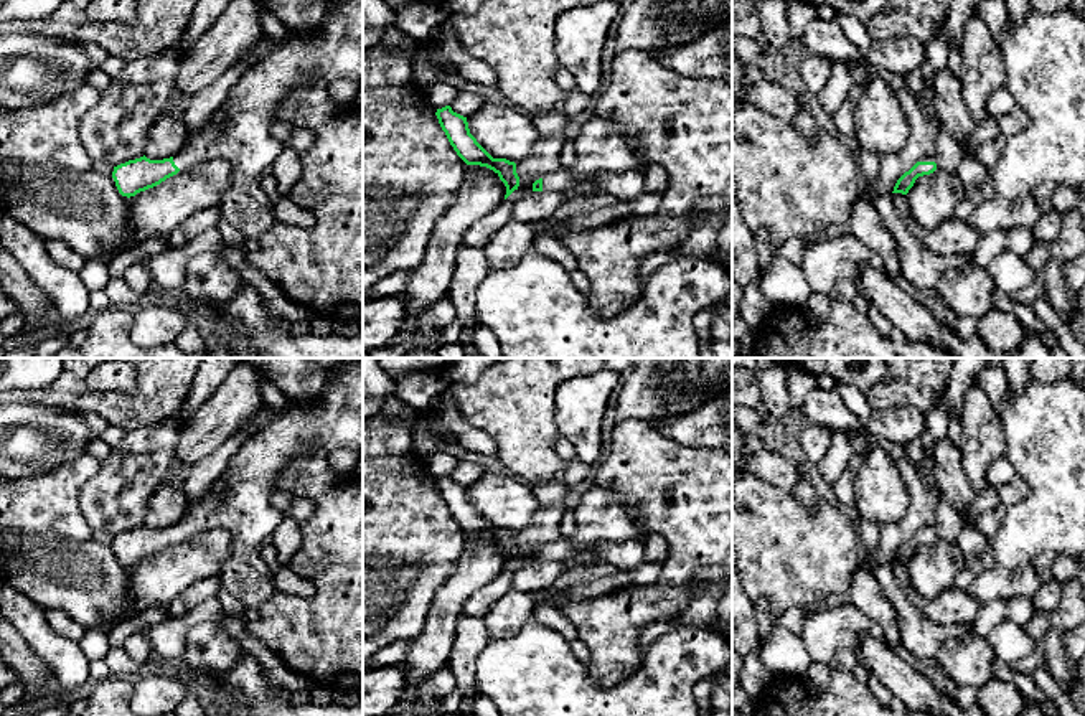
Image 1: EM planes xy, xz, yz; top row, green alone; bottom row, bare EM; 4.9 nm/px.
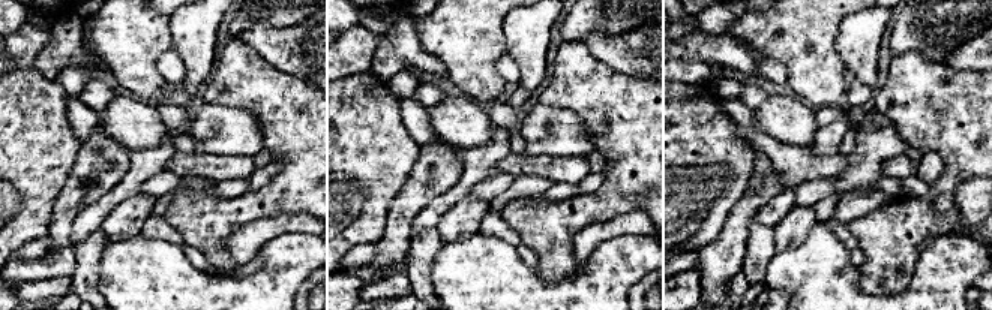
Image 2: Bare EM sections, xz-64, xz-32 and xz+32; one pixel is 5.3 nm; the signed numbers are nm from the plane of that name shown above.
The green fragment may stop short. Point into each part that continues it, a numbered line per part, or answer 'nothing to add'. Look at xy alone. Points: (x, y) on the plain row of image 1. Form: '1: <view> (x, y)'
1: xy (333, 419)

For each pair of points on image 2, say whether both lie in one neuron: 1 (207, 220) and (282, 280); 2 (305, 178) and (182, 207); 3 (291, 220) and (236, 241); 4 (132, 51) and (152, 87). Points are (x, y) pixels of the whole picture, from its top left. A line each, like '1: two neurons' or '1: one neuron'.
1: two neurons
2: one neuron
3: one neuron
4: one neuron

